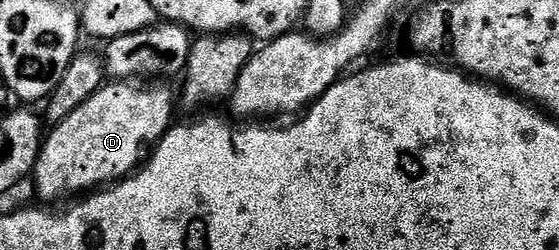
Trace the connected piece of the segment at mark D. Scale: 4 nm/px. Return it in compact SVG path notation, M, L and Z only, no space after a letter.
M115 80L112 81L110 84L105 84L103 85L103 87L101 87L101 89L99 89L99 91L96 92L96 94L94 94L93 96L89 96L89 100L85 100L85 104L81 104L81 108L77 108L77 112L73 112L70 116L68 116L68 118L61 123L58 123L58 125L56 125L54 127L55 130L50 133L48 133L46 135L45 141L43 143L43 148L42 150L39 151L39 159L35 161L35 172L33 175L33 183L35 182L35 190L37 193L40 194L41 197L44 198L45 201L47 202L55 202L58 200L58 198L67 198L70 196L70 194L79 194L82 195L84 192L91 192L94 191L96 188L103 188L106 187L108 184L114 184L134 173L136 173L136 171L138 171L140 169L140 167L142 167L144 165L145 159L148 157L148 155L150 155L152 153L152 151L154 151L155 147L159 145L159 141L161 141L163 139L163 135L167 133L168 130L171 129L172 125L173 125L173 119L171 119L171 117L174 116L175 114L175 106L176 106L176 110L177 110L177 94L175 91L175 94L173 91L170 90L169 87L167 86L147 86L144 88L144 90L142 90L141 87L139 86L131 86L131 85L135 85L135 84L128 84L126 81L123 80Z

